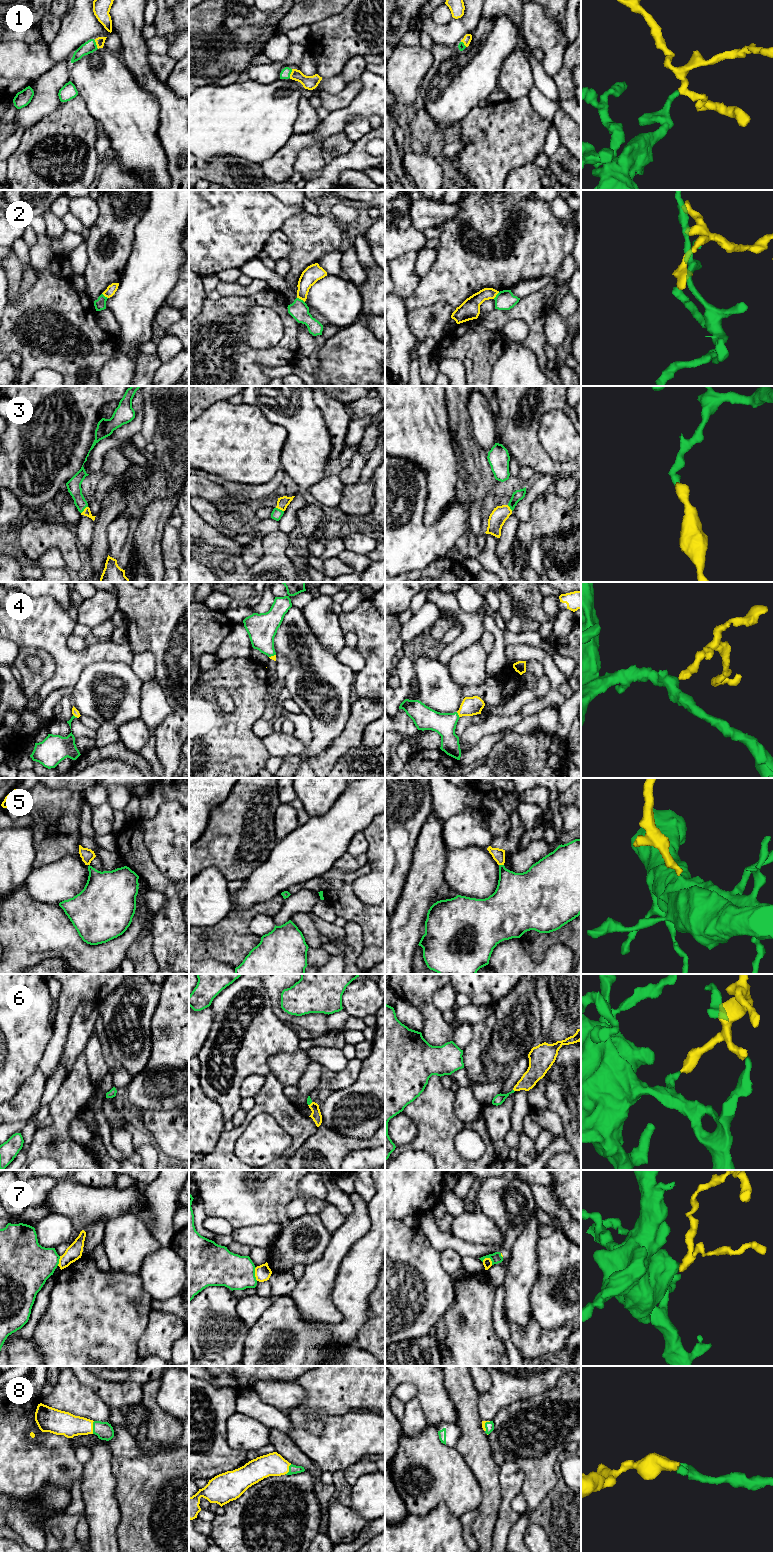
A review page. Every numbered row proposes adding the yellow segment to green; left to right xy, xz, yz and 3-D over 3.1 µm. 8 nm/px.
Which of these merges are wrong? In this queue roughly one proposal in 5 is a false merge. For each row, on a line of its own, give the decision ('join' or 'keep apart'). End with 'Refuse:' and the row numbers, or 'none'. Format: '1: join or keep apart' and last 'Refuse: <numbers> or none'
1: join
2: keep apart
3: join
4: join
5: join
6: join
7: keep apart
8: join
Refuse: 2, 7

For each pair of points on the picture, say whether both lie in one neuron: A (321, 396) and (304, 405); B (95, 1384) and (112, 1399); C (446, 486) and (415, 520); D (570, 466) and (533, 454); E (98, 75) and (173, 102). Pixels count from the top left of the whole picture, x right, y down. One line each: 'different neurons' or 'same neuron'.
A: different neurons
B: same neuron
C: different neurons
D: same neuron
E: different neurons

